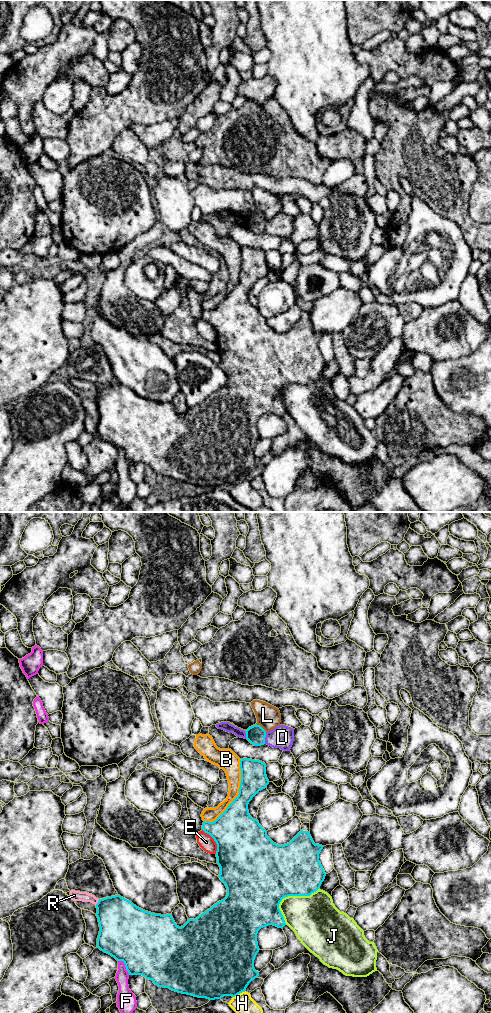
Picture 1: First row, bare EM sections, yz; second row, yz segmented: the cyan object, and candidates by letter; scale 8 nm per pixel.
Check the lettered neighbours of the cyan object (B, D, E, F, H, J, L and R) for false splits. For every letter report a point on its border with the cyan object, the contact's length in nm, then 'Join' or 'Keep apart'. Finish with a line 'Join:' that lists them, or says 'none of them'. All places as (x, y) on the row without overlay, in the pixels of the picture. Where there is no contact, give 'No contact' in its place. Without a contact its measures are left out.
B: Touches cyan at yz (238, 283). Shared border 600 nm. Keep apart
D: Touches cyan at yz (264, 226). Shared border 100 nm. Keep apart
E: Touches cyan at yz (214, 328). Shared border 240 nm. Keep apart
F: Touches cyan at yz (125, 454). Shared border 150 nm. Keep apart
H: Touches cyan at yz (239, 481). Shared border 120 nm. Keep apart
J: Touches cyan at yz (287, 384). Shared border 400 nm. Keep apart
L: Touches cyan at yz (260, 214). Shared border 110 nm. Keep apart
R: Touches cyan at yz (98, 390). Shared border 60 nm. Keep apart
Join: none of them

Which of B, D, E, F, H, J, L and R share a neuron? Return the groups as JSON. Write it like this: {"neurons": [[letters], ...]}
{"neurons": [["B"], ["D"], ["E"], ["F"], ["H"], ["J"], ["L"], ["R"]]}

